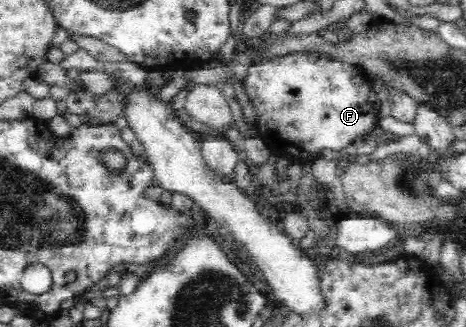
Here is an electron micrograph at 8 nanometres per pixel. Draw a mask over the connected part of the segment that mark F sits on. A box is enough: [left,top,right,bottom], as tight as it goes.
[241,53,379,163]

